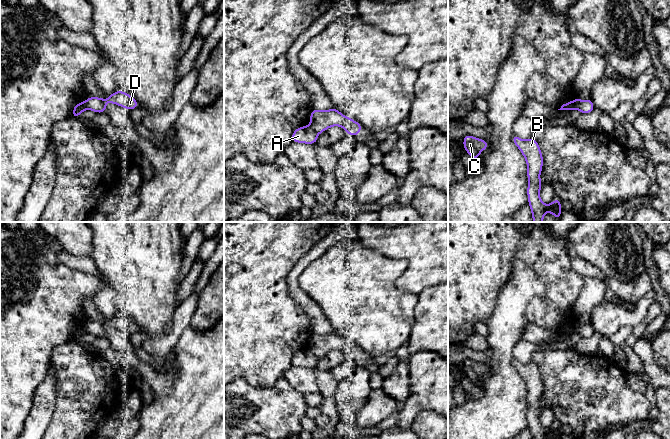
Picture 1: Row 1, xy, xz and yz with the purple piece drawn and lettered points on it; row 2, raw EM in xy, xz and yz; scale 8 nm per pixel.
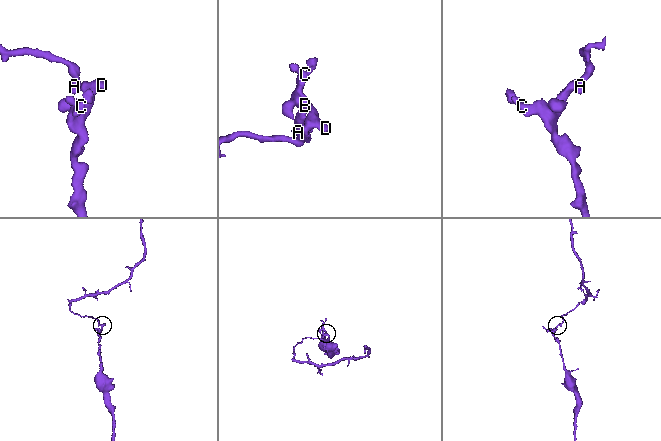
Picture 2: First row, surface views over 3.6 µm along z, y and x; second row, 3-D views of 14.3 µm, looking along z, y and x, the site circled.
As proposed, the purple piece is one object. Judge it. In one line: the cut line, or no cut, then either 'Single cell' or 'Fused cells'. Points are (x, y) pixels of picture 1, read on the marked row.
Split along xz (309, 125), (318, 133). Fused cells

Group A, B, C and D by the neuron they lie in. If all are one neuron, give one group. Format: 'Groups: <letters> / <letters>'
Groups: A / B C D

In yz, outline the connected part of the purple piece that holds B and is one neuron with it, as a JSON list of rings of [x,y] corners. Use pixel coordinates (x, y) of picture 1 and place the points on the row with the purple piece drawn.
[[[512,135],[513,143],[519,148],[527,164],[528,204],[531,209],[533,222],[543,222],[544,215],[548,211],[554,219],[562,216],[562,204],[558,198],[555,198],[551,204],[544,204],[540,198],[542,187],[540,174],[543,168],[543,156],[538,142],[533,138],[523,140],[516,135]]]

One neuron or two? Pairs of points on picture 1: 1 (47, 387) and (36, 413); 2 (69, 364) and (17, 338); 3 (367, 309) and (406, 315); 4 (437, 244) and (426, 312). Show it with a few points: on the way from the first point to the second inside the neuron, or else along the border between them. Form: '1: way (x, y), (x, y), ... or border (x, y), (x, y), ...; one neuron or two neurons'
1: way (45, 393), (42, 407); one neuron
2: border (70, 341), (61, 343), (53, 349), (49, 367); two neurons
3: way (377, 315), (396, 315); one neuron
4: border (437, 284), (426, 287), (418, 295); two neurons

